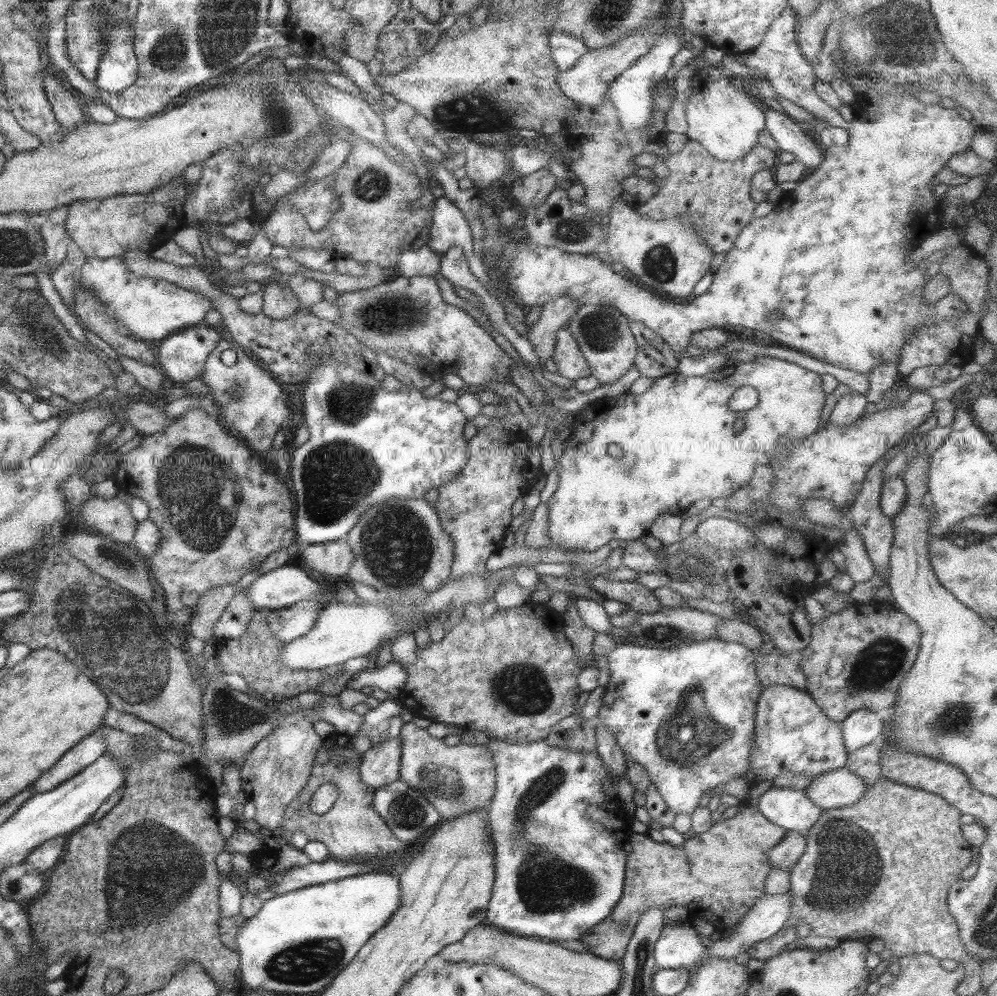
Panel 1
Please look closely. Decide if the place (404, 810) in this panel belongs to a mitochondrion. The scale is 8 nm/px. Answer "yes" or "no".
yes

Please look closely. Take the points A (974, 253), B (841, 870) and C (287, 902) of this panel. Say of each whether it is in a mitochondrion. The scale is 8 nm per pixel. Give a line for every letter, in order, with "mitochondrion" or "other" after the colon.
A: other
B: mitochondrion
C: other

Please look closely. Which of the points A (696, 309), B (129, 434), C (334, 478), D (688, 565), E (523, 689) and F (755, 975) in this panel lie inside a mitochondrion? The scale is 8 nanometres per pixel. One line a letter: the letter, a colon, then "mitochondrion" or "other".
A: other
B: other
C: mitochondrion
D: mitochondrion
E: mitochondrion
F: other

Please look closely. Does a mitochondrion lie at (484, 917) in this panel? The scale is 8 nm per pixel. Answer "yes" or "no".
no

